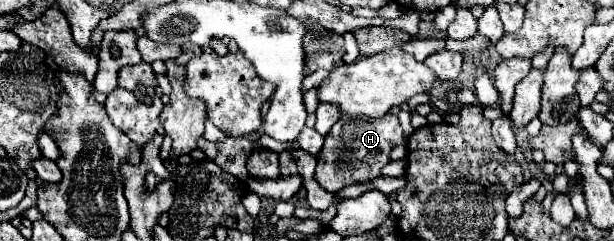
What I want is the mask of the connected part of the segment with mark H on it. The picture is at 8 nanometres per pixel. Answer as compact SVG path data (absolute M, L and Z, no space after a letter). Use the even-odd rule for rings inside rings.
M386 113L380 119L354 119L354 117L346 119L346 117L342 117L330 129L330 133L324 137L324 147L316 155L318 165L316 165L314 179L320 183L320 187L324 187L330 193L338 193L346 185L368 183L380 175L384 165L390 163L390 151L396 145L400 145L402 141L404 141L404 131L402 131L396 115ZM344 127L346 127L346 133L350 135L350 143L344 141L344 135L342 135ZM344 151L354 153L354 155L342 155Z

